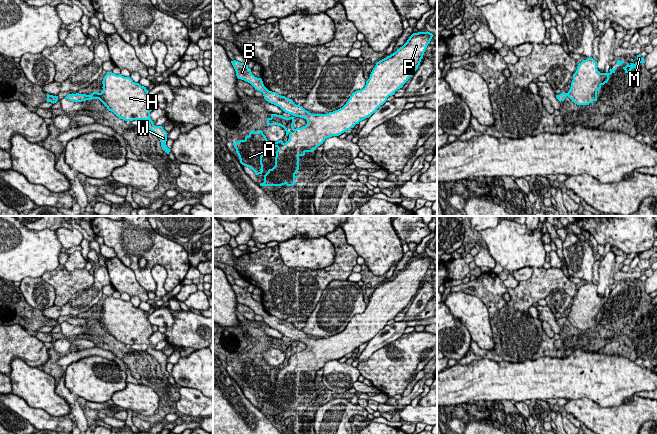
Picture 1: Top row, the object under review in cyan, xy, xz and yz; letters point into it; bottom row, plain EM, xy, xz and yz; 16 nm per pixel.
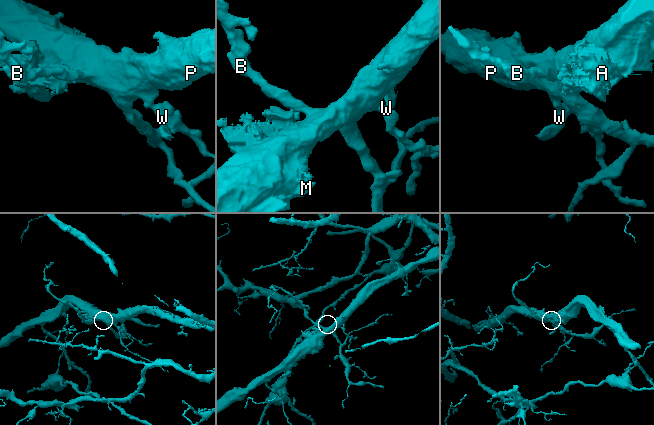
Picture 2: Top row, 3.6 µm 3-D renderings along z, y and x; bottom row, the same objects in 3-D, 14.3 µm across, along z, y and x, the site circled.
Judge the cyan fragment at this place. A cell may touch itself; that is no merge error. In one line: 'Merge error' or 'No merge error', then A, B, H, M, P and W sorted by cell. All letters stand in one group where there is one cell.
No merge error. Groups: A B H M P W

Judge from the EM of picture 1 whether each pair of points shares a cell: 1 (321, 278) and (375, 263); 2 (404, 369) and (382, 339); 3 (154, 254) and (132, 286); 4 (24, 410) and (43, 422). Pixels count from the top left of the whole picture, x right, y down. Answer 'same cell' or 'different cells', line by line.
1: different cells
2: different cells
3: different cells
4: same cell

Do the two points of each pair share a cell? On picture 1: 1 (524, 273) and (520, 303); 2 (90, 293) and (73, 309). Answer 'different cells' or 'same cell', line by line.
1: different cells
2: same cell

